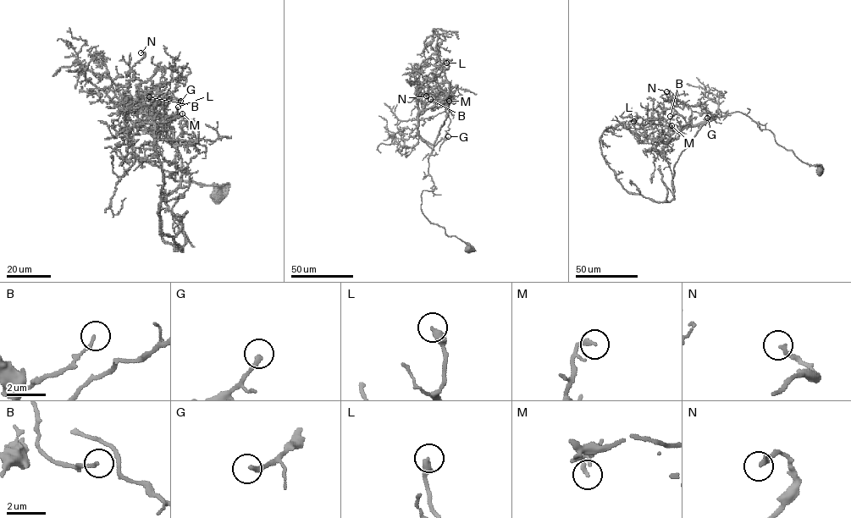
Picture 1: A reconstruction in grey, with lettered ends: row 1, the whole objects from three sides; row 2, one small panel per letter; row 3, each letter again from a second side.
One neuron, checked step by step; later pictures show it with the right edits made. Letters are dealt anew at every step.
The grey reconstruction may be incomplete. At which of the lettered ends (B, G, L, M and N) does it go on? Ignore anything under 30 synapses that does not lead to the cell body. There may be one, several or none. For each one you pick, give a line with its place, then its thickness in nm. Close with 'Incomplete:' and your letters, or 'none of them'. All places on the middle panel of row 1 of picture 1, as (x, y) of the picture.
Incomplete: none of them

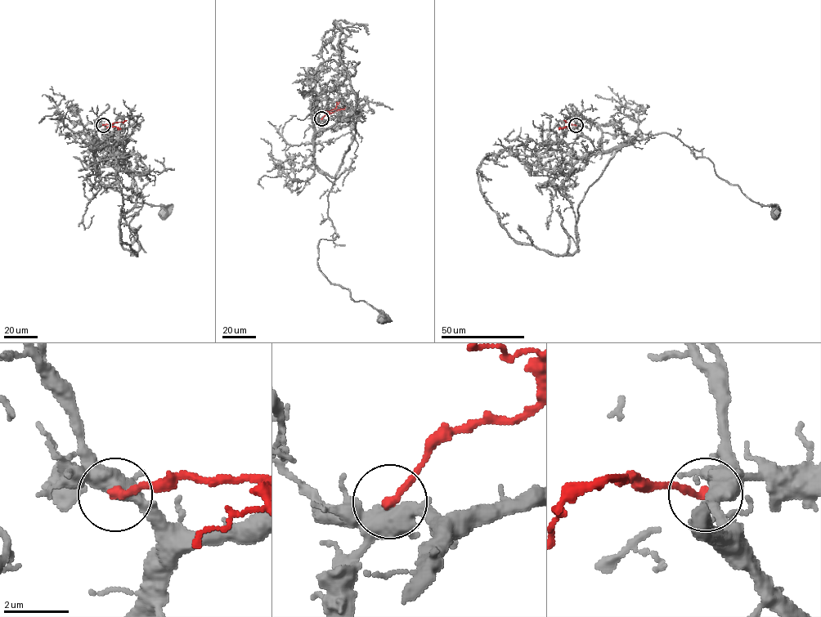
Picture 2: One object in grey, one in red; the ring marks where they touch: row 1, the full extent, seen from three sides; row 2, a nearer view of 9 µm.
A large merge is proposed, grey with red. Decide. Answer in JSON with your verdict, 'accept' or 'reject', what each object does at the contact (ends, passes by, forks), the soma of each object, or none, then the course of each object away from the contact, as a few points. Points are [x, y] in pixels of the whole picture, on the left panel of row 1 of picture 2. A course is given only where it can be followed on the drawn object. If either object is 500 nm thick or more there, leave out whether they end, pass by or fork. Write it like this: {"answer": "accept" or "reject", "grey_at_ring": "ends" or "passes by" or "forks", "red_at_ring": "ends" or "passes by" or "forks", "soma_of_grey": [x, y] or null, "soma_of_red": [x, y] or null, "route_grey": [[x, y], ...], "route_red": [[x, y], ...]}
{"answer": "reject", "grey_at_ring": "forks", "red_at_ring": "ends", "soma_of_grey": [163, 213], "soma_of_red": null, "route_grey": [[103, 125], [96, 151], [114, 140], [109, 132], [118, 154], [99, 157], [100, 180], [163, 213]], "route_red": [[103, 125], [127, 120]]}

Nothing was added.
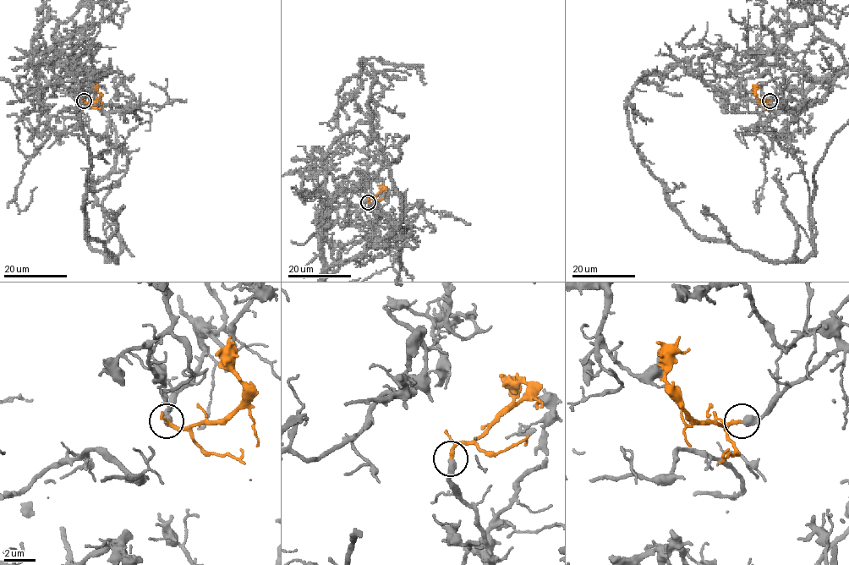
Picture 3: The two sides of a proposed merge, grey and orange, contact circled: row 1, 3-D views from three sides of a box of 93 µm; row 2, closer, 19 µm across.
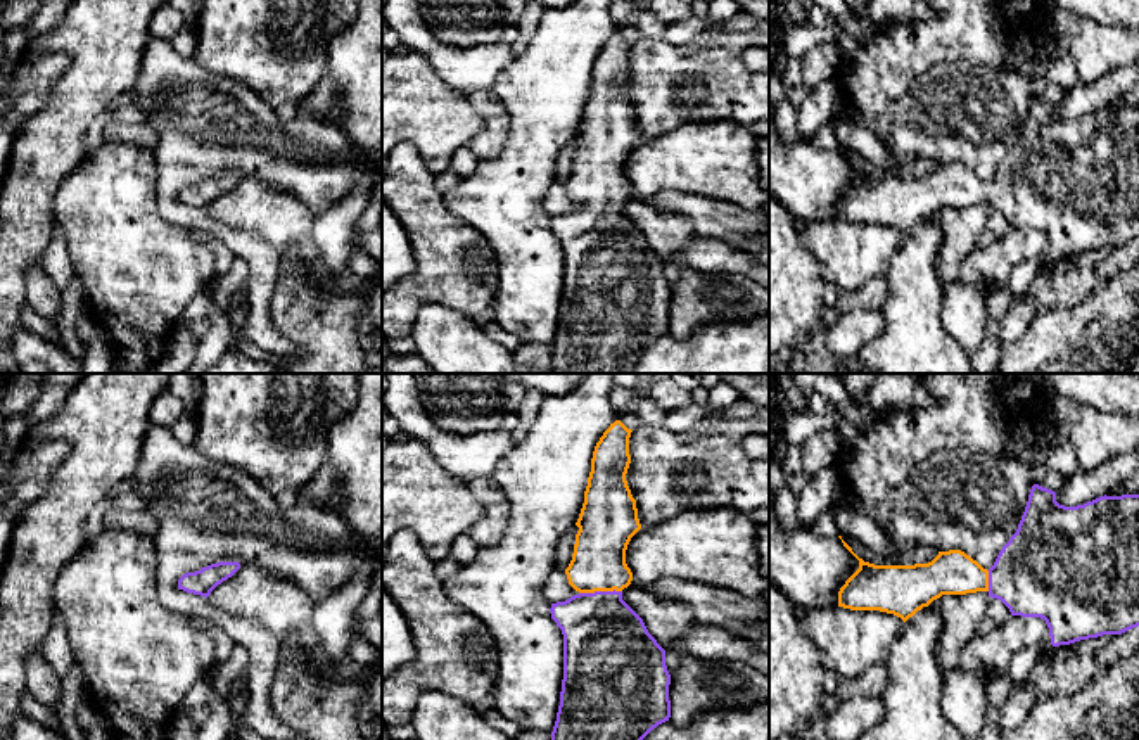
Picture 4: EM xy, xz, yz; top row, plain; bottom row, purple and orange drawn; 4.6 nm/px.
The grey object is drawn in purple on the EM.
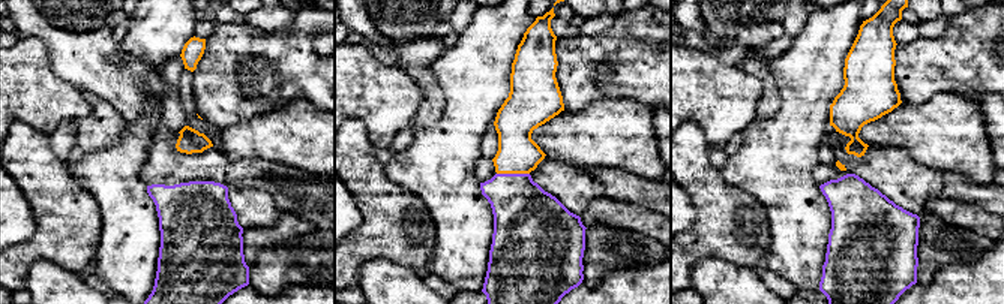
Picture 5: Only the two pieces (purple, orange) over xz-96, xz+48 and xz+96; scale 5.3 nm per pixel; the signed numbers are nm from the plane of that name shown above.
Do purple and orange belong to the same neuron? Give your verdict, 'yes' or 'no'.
yes

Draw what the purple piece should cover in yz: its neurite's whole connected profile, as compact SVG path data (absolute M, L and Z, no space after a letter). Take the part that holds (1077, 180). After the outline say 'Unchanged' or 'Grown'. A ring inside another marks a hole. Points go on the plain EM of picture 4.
M1034 97L1016 145L989 183L961 163L939 164L928 176L875 178L859 171L843 152L842 156L859 173L859 182L838 204L838 220L843 221L880 223L906 235L942 207L987 204L989 209L1001 213L1011 228L1044 232L1053 259L1122 247L1139 239L1139 107L1104 107L1084 118L1065 119L1056 114L1054 104Z. Grown

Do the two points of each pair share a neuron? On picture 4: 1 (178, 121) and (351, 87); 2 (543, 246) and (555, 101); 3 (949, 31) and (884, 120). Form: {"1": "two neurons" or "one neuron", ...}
{"1": "two neurons", "2": "one neuron", "3": "one neuron"}

